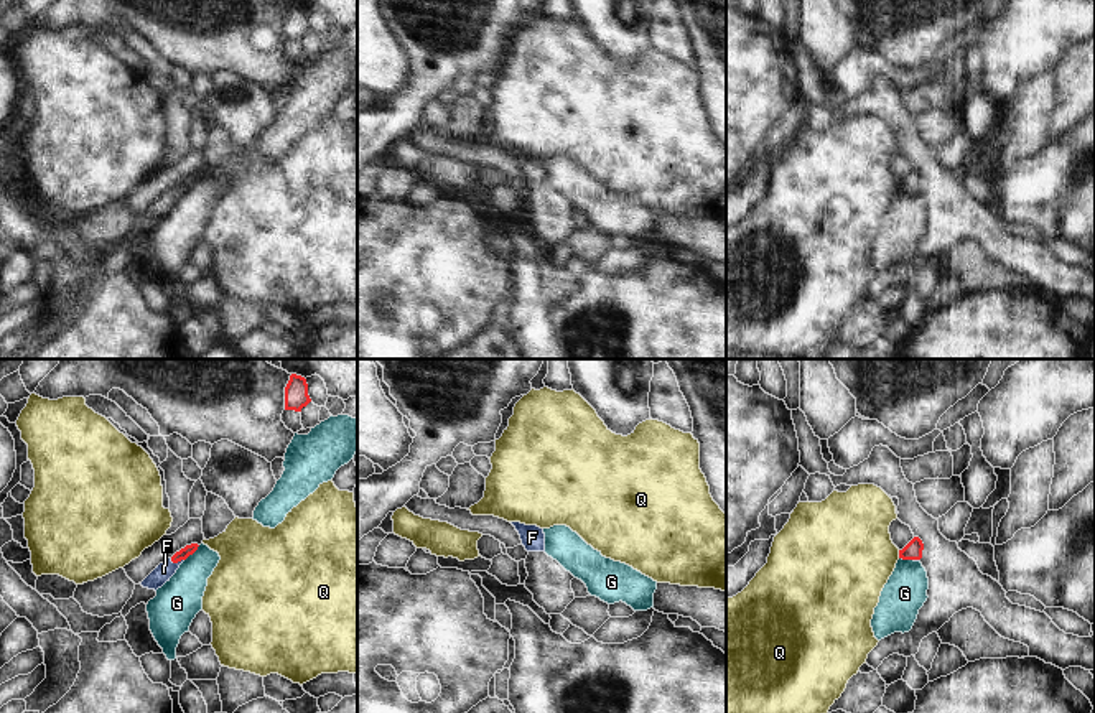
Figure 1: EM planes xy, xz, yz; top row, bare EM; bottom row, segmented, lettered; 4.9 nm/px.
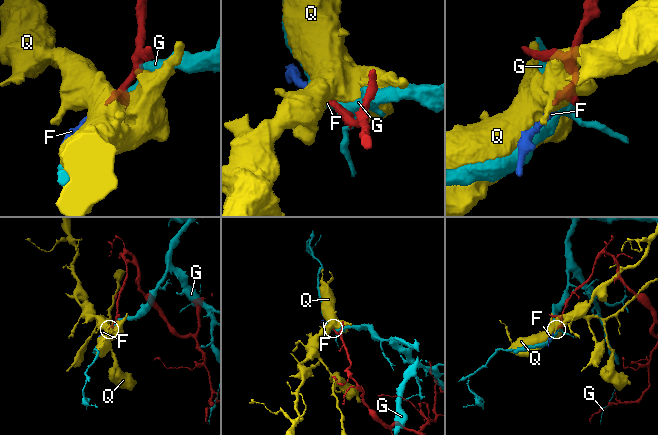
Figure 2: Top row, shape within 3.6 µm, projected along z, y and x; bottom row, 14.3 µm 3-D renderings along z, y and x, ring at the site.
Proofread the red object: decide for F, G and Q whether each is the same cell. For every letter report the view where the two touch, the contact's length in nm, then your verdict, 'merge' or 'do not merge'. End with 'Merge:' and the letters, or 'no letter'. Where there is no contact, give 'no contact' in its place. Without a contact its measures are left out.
F: contact in xy; length 70 nm; merge
G: contact in xy; length 110 nm; do not merge
Q: contact in yz; length 40 nm; do not merge
Merge: F

